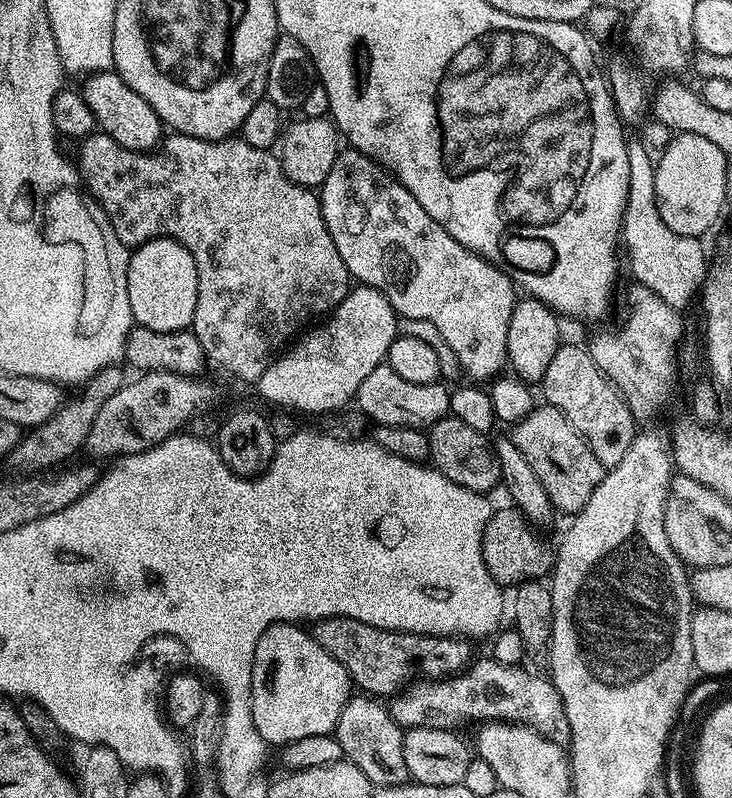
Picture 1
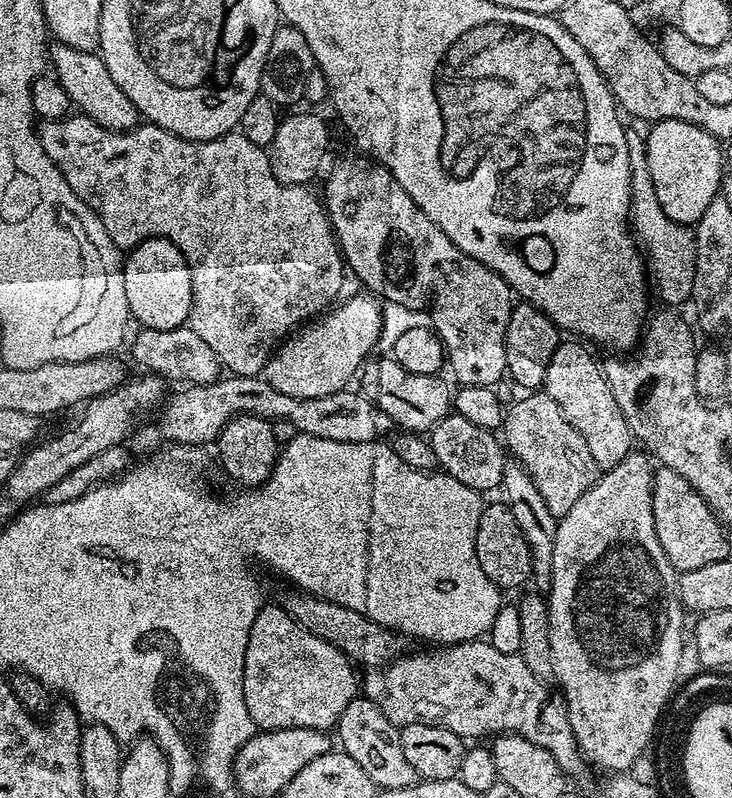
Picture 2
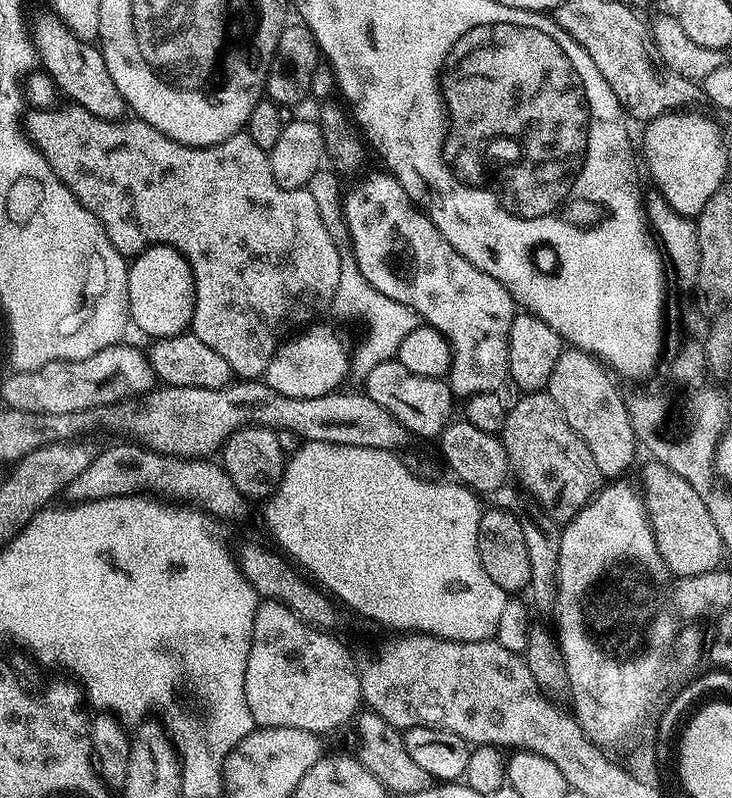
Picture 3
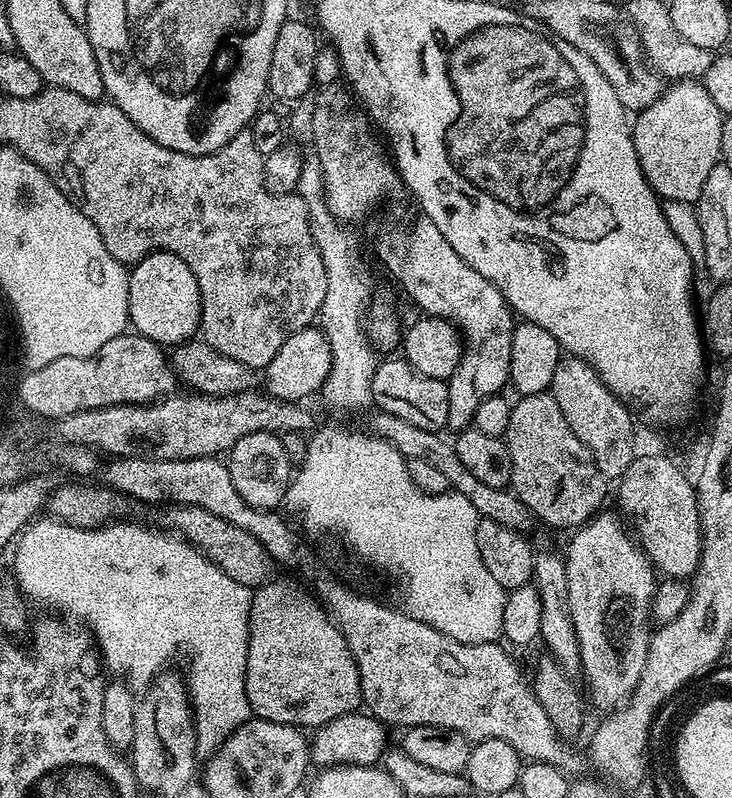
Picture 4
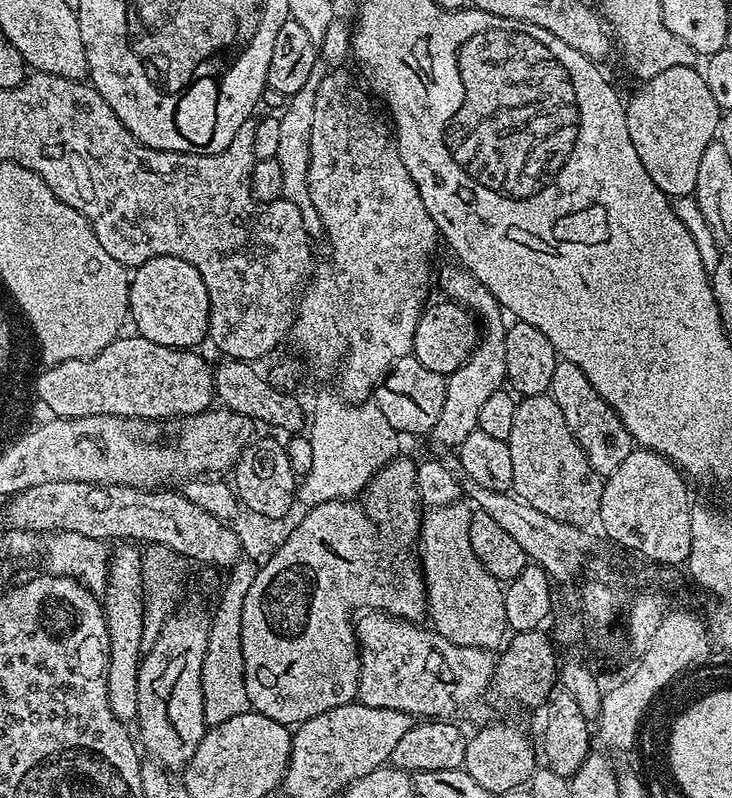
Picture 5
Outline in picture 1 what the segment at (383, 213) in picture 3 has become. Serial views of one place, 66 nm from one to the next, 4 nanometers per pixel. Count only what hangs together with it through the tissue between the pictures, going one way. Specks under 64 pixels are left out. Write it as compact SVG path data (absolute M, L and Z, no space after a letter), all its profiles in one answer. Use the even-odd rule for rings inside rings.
M348 146L345 149L345 152L344 149L337 151L334 166L330 166L330 174L326 174L323 184L318 189L318 195L324 221L330 230L330 238L334 238L334 246L338 246L338 254L342 254L342 262L348 267L349 277L361 285L377 288L392 304L393 310L401 317L408 315L408 317L411 317L413 315L413 313L411 314L412 308L424 308L422 310L423 315L436 325L443 347L448 347L456 355L456 360L460 363L461 370L468 375L465 377L471 378L476 382L484 382L480 380L491 381L497 374L503 373L508 364L506 330L510 330L510 314L514 310L518 299L517 285L512 283L507 272L503 272L486 258L482 258L476 252L472 252L466 246L462 246L462 242L454 239L441 224L434 222L434 218L430 218L430 214L426 214L426 210L422 210L422 206L418 206L418 198L414 198L414 194L410 194L410 190L406 190L406 186L402 186L400 181L388 169L381 168L375 160L371 160L369 156L362 154L357 148Z

